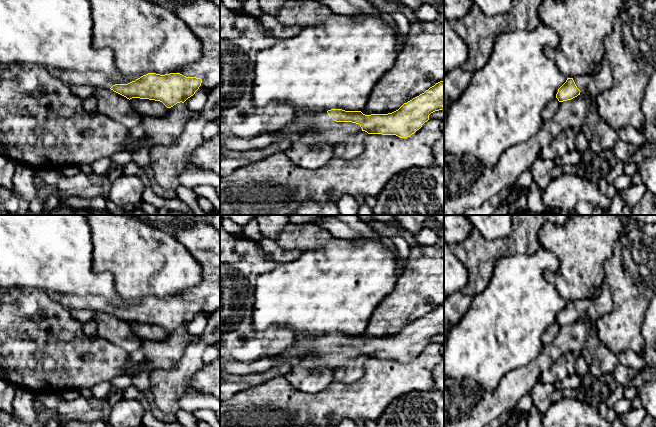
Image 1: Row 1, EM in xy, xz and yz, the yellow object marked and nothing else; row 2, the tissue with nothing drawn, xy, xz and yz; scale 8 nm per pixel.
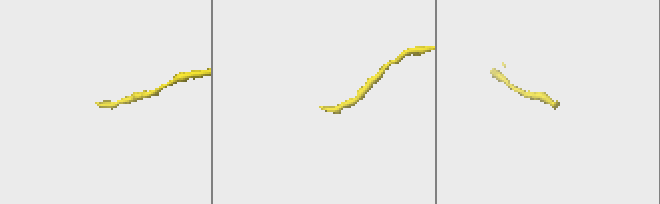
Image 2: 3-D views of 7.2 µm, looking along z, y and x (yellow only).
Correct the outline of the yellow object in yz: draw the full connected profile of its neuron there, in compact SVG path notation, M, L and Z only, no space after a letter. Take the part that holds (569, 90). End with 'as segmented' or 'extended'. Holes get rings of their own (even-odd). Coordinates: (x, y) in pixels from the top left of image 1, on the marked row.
M577 75L573 78L567 78L566 82L558 89L556 98L559 102L571 100L584 91L592 84L592 75Z | extended

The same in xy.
M48 69L57 79L72 85L90 85L111 89L127 99L140 98L162 102L167 108L184 103L201 86L202 80L186 77L180 73L160 75L148 73L140 78L123 76L120 73L105 74L99 71L74 71Z | extended

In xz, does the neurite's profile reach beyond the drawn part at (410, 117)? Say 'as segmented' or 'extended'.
extended

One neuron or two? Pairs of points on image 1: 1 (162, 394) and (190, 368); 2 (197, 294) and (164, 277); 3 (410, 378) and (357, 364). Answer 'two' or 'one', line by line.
1: one
2: two
3: two

